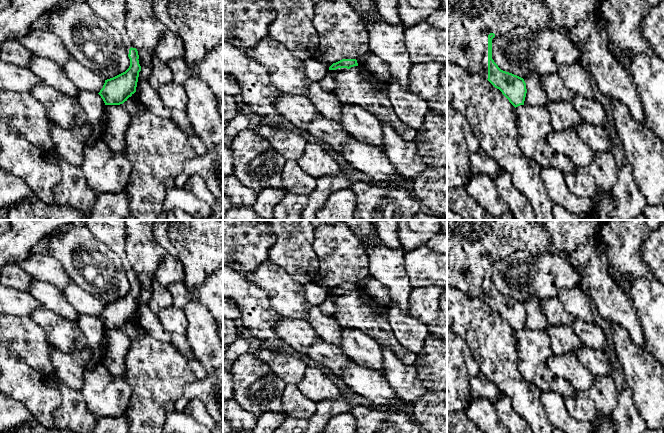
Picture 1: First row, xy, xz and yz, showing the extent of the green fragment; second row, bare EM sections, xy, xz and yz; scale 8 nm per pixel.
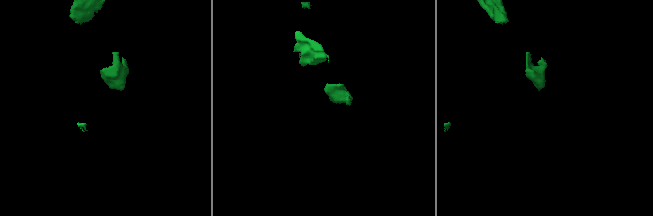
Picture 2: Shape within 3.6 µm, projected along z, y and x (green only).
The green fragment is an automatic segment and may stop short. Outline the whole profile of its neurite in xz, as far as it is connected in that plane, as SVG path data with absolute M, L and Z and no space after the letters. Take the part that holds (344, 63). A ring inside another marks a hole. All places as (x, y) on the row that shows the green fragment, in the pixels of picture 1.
M342 59L336 63L333 63L330 67L329 70L336 70L338 68L347 68L350 69L351 67L358 66L357 60L356 59Z

